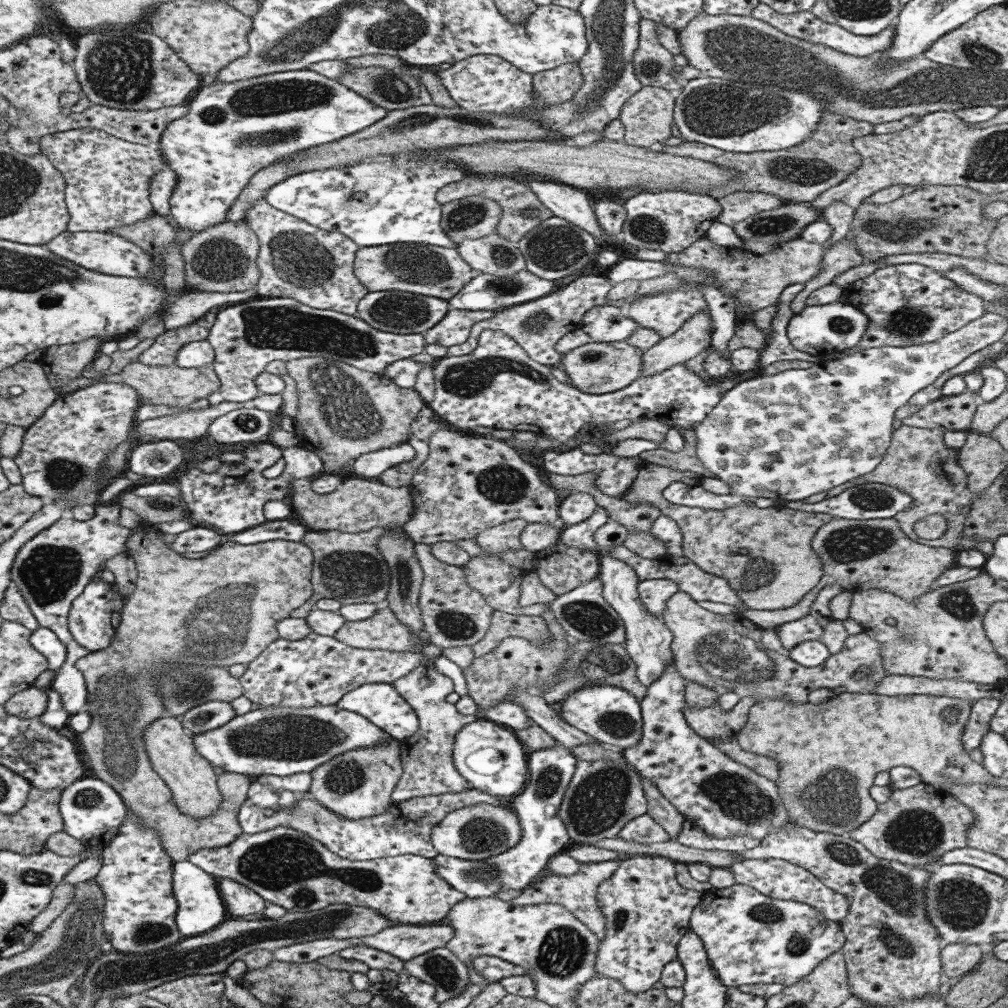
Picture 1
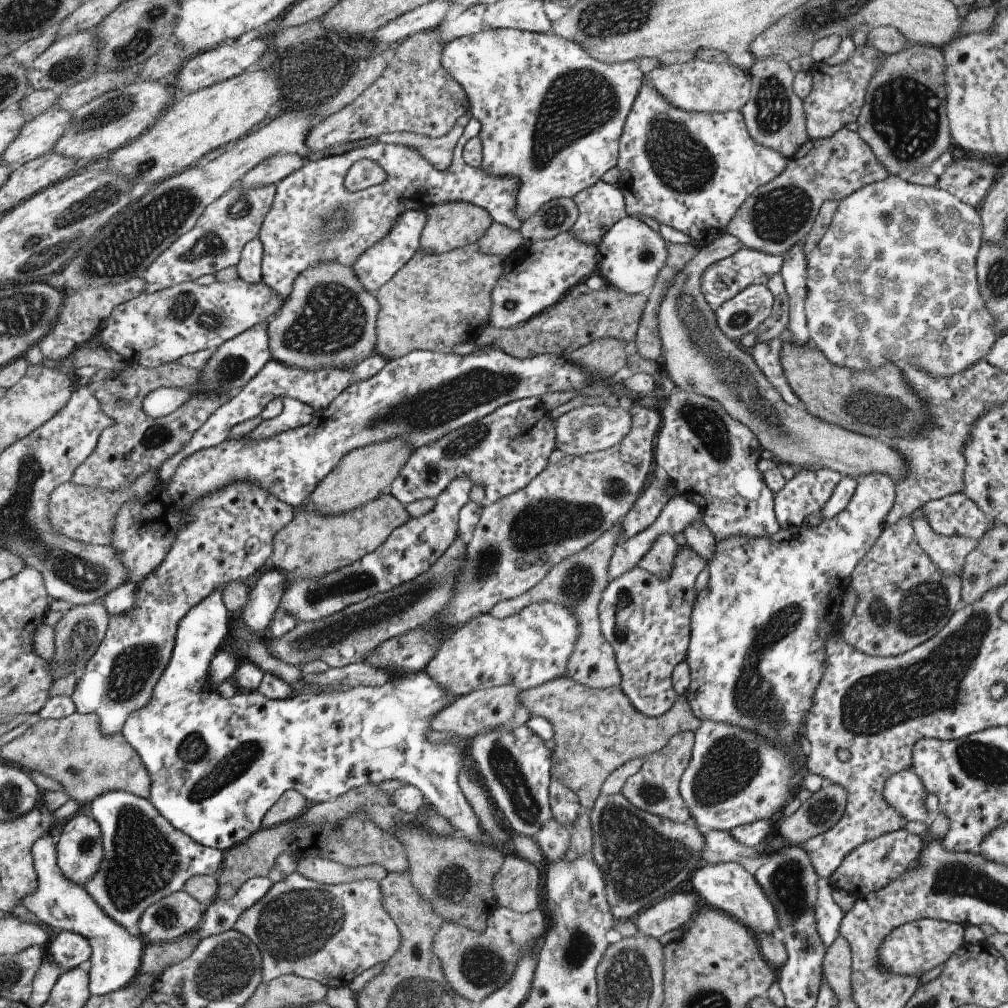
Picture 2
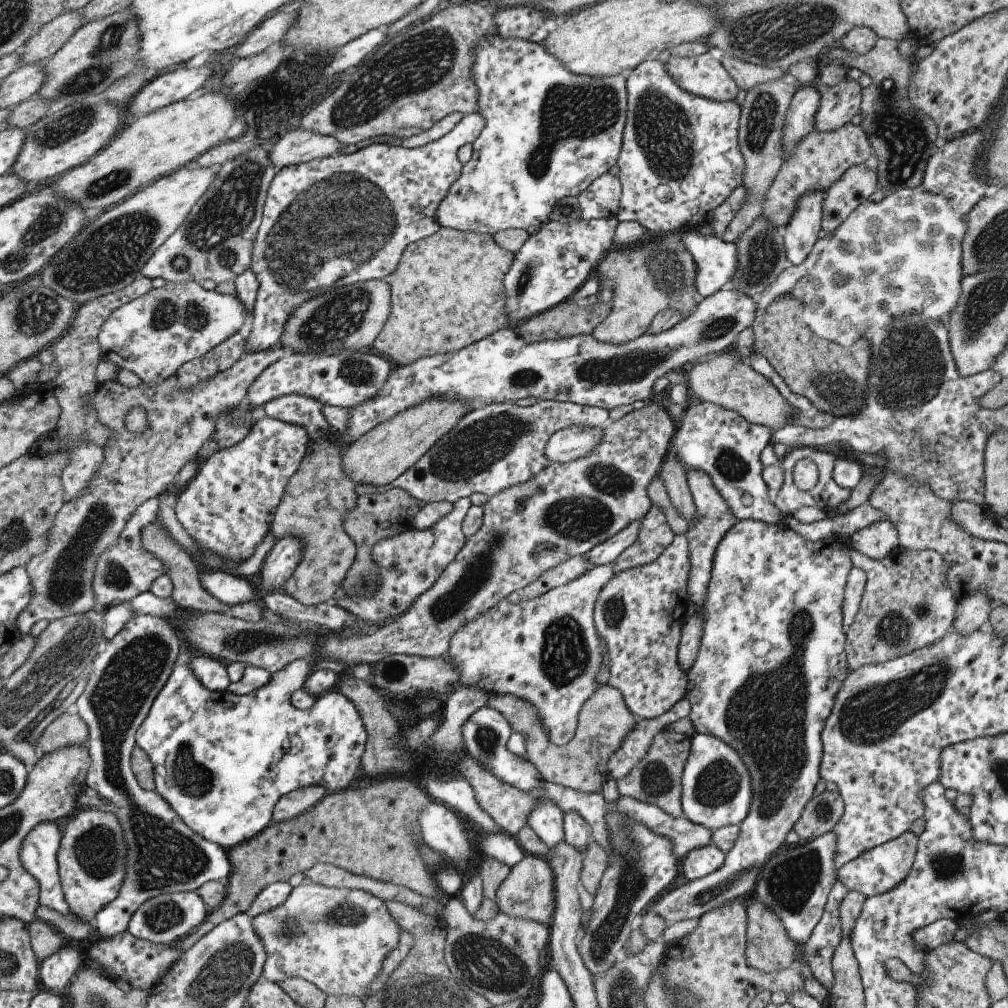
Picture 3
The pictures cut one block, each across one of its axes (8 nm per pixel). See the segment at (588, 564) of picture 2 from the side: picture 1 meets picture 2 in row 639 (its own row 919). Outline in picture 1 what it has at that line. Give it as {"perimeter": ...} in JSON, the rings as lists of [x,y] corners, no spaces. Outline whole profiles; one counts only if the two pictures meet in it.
{"perimeter":[[[618,861],[580,864],[578,872],[573,876],[544,874],[541,879],[524,889],[520,896],[510,902],[518,906],[546,903],[562,905],[602,940],[606,935],[606,916],[602,914],[602,908],[598,906],[597,891],[604,880],[610,879],[610,876],[614,875],[619,864]]]}

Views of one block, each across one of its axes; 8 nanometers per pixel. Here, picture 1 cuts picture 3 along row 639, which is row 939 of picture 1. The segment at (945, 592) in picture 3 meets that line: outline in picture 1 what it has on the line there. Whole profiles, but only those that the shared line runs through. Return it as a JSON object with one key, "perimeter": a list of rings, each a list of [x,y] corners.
{"perimeter":[[[795,822],[766,836],[755,848],[737,854],[743,860],[786,860],[808,869],[827,888],[850,898],[850,913],[840,923],[845,936],[845,944],[841,950],[845,957],[851,995],[856,995],[858,999],[878,1007],[892,1007],[912,997],[938,995],[943,977],[941,962],[943,949],[940,943],[942,939],[936,927],[930,923],[924,903],[926,884],[931,878],[931,871],[877,858],[862,844],[853,840],[850,833],[838,836],[815,832],[796,825]]]}

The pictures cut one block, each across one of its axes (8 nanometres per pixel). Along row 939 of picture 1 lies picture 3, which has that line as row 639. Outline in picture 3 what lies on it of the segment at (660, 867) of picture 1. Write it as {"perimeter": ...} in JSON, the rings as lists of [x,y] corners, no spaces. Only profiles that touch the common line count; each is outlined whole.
{"perimeter":[[[678,534],[654,562],[632,567],[612,576],[596,598],[594,624],[610,656],[610,678],[607,685],[616,688],[624,696],[624,702],[634,718],[658,718],[685,697],[687,672],[678,666],[678,646],[682,638],[682,626],[688,619],[688,606],[692,605],[688,596],[690,566],[688,539],[684,534]]]}

